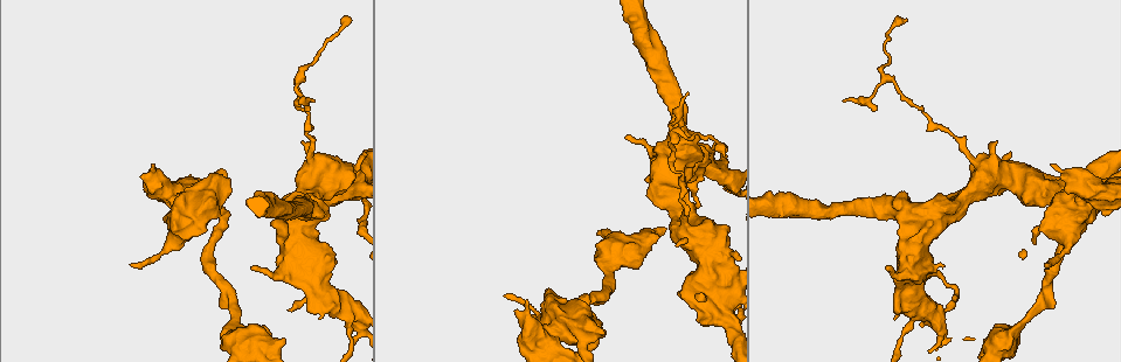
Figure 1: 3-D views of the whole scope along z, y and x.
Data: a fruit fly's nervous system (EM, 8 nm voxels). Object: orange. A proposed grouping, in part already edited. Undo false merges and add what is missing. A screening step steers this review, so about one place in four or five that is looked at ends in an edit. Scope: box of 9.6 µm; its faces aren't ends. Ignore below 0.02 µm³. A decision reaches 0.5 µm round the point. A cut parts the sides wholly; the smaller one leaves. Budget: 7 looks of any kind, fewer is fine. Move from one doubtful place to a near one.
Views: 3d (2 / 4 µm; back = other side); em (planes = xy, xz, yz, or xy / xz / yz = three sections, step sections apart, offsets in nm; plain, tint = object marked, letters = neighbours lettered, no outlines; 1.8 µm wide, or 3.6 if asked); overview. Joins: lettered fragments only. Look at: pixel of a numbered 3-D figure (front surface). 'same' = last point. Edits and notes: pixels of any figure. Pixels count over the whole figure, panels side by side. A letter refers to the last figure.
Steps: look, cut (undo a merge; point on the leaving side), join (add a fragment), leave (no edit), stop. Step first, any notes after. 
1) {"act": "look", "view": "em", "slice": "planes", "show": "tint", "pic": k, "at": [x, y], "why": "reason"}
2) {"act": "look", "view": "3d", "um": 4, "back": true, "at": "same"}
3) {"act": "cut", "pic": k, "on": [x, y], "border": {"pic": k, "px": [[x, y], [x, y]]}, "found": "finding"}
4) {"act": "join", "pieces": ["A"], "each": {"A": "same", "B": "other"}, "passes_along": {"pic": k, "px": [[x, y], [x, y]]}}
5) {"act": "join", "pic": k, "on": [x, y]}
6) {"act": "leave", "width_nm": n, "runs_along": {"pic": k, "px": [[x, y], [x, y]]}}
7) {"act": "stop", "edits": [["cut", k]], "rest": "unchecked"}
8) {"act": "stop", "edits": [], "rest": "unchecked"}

{"act": "look", "view": "em", "um": 3.6, "slice": "xz", "step": 16, "show": "tint", "pic": 1, "at": [585, 338]}

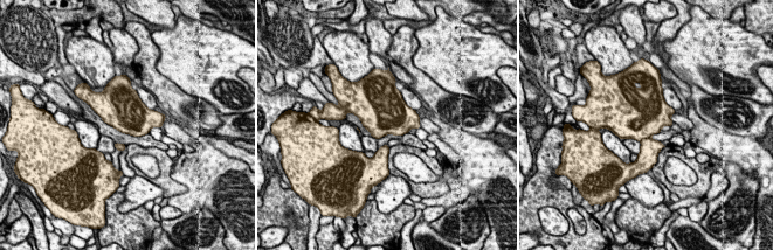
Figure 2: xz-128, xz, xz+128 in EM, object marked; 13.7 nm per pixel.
{"act": "look", "view": "em", "um": 3.6, "slice": "planes", "show": "letters", "at": "same"}

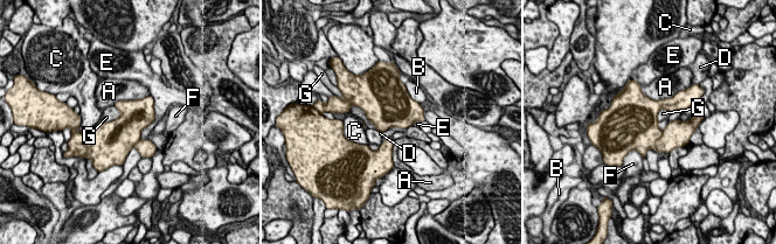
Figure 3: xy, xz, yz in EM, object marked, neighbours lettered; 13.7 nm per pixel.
{"act": "cut", "pic": 3, "on": [674, 136], "each": {"A": "other", "B": "other", "C": "other", "D": "other", "E": "other", "F": "other", "G": "other"}, "found": "a second cell is stuck on"}

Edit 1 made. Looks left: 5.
{"act": "look", "view": "3d", "um": 4, "pic": 1, "at": [311, 265], "why": "branch point"}

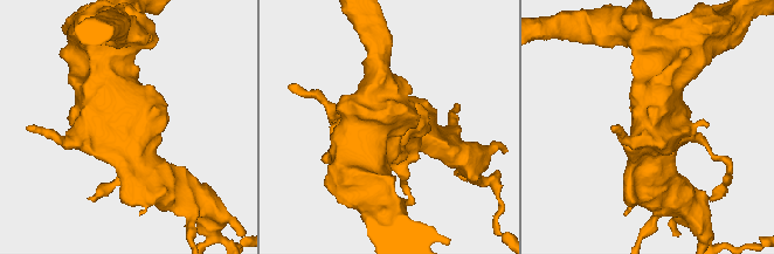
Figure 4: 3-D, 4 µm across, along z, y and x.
{"act": "look", "view": "em", "um": 3.6, "slice": "xz", "step": 16, "show": "tint", "pic": 4, "at": [668, 125]}

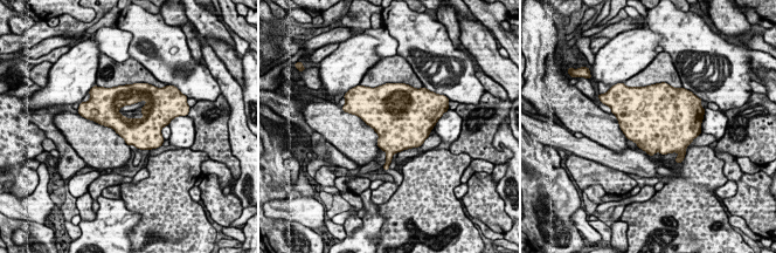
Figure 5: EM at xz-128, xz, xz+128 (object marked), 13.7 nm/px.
{"act": "look", "view": "em", "um": 3.6, "slice": "xy", "step": 16, "show": "letters", "at": "same", "why": "cut it another way"}

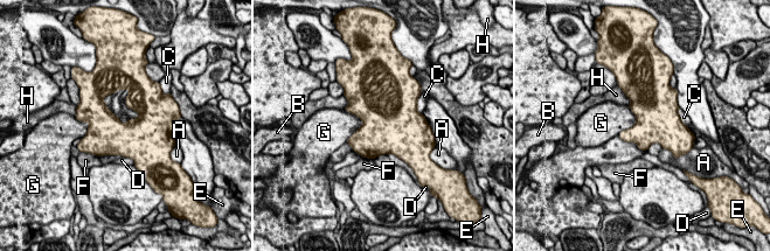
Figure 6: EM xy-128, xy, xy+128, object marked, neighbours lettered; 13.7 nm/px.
{"act": "leave", "each": {"A": "other", "B": "other", "C": "other", "D": "other", "E": "other", "F": "other", "G": "other", "H": "other"}, "found": "all the same cell"}

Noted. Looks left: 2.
{"act": "stop", "edits": [["cut", 3]], "rest": "unchecked"}

